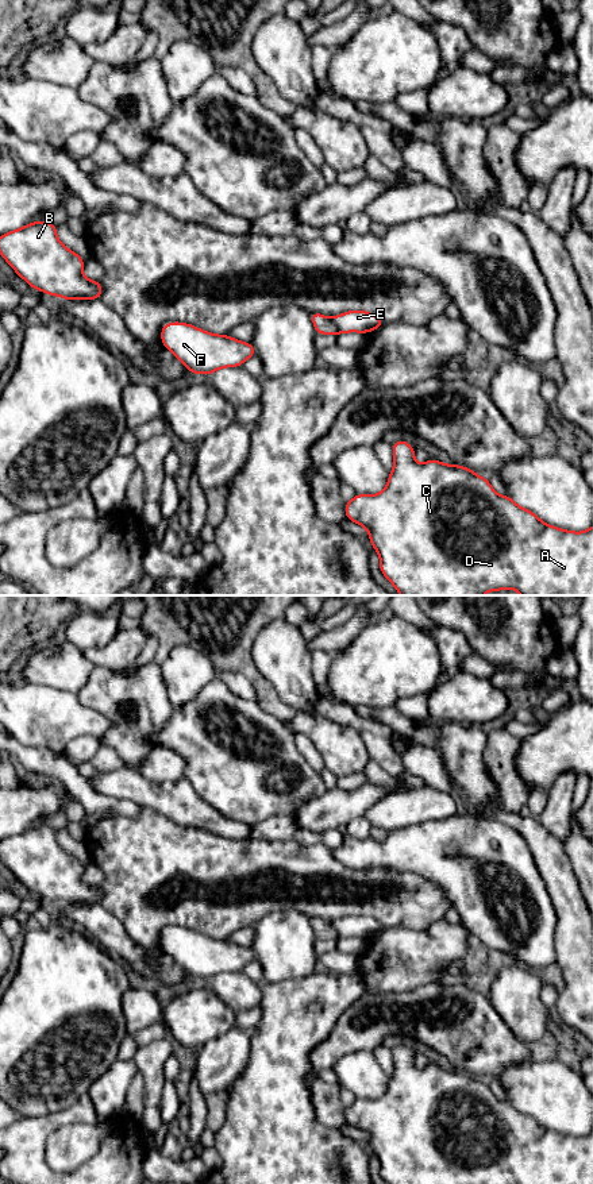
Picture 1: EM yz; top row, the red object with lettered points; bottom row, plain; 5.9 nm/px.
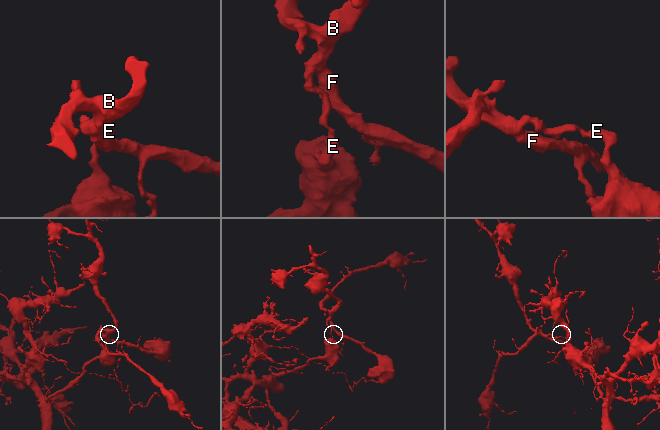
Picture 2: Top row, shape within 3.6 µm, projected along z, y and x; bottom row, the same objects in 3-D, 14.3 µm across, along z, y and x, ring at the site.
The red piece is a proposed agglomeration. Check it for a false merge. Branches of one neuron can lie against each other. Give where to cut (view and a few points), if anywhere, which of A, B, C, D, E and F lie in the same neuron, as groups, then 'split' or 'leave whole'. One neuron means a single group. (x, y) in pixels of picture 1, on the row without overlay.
yz (331, 925), (339, 937) | A C D E / B F | split

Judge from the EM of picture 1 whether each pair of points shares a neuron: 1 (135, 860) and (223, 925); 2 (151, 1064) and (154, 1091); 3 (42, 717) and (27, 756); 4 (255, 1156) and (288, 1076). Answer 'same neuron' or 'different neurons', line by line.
1: same neuron
2: same neuron
3: different neurons
4: same neuron

